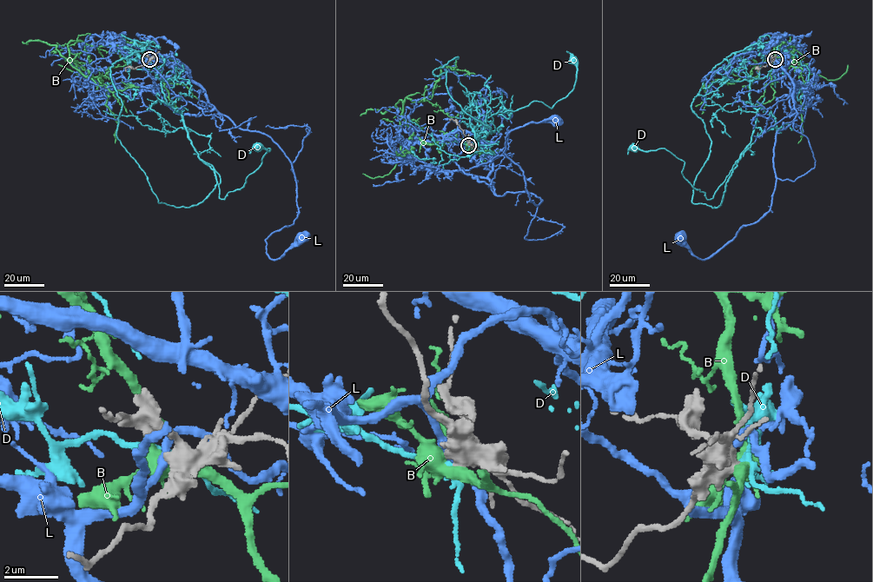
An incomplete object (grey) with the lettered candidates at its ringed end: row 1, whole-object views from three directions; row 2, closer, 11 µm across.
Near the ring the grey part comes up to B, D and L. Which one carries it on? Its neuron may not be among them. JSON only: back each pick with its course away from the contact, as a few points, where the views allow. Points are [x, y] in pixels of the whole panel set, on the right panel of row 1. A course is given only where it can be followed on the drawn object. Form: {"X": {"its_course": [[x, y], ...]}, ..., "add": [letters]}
{"D": {"its_course": [[775, 59], [760, 36], [691, 102], [711, 142], [691, 201], [716, 208], [732, 170], [707, 199], [636, 148]]}, "add": ["D"]}

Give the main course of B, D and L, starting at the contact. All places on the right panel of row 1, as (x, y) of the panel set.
B: (775, 59), (774, 43), (795, 47), (792, 42), (759, 64), (754, 78), (715, 80), (707, 93), (702, 88)
D: (775, 59), (760, 36), (691, 102), (711, 142), (691, 201), (716, 208), (732, 170), (707, 199), (636, 148)
L: (773, 59), (782, 60), (770, 58), (790, 79), (797, 115), (776, 133), (770, 208), (707, 259), (679, 236)

